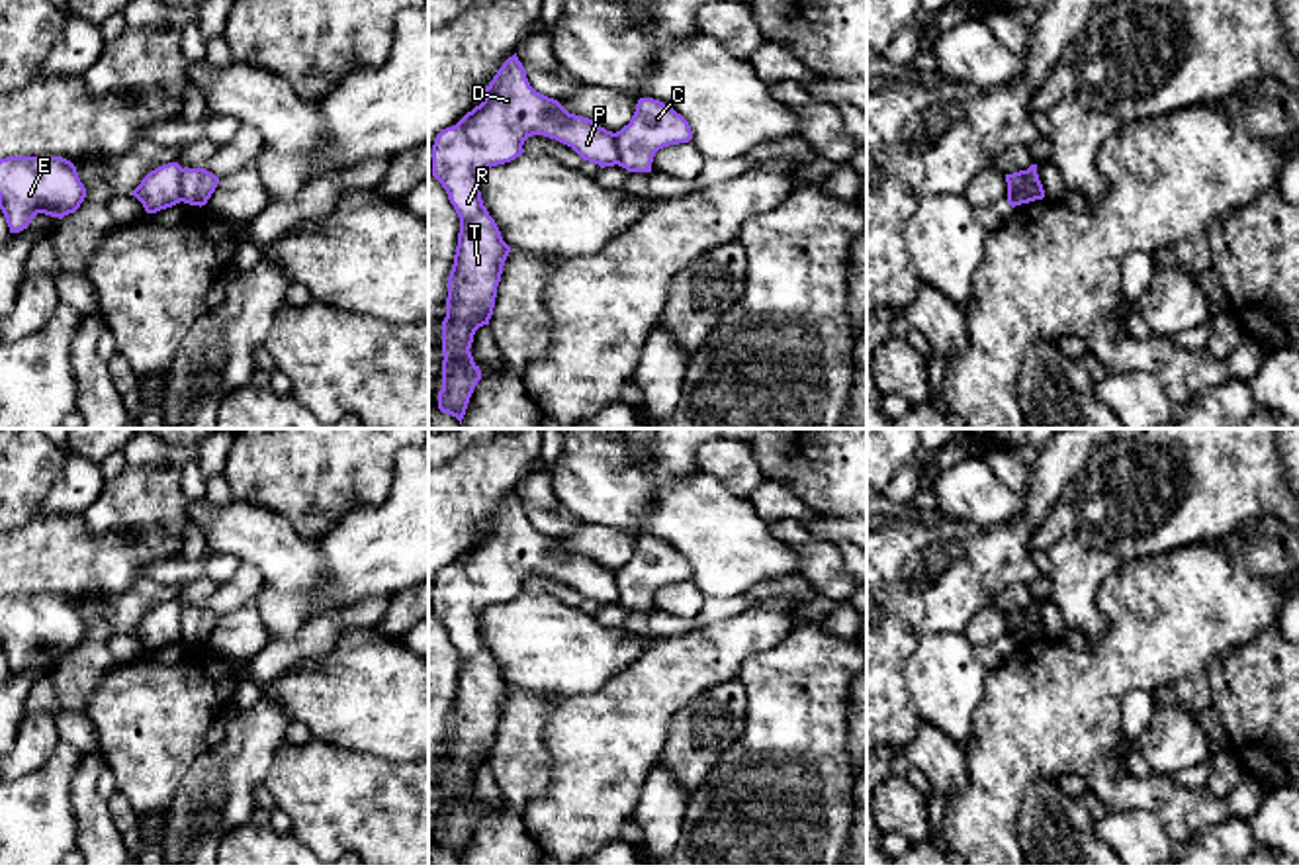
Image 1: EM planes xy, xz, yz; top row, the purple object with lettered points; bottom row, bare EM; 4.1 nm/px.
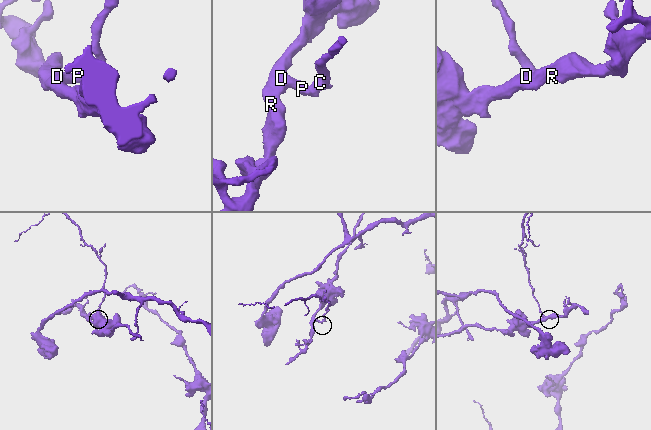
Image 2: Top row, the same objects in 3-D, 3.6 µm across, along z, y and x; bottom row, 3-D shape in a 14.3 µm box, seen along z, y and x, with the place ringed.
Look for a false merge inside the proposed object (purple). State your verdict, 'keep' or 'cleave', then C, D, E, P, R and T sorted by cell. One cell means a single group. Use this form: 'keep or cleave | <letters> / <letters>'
cleave | C / D E P R T

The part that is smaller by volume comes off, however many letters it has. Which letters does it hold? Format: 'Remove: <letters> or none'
Remove: C

